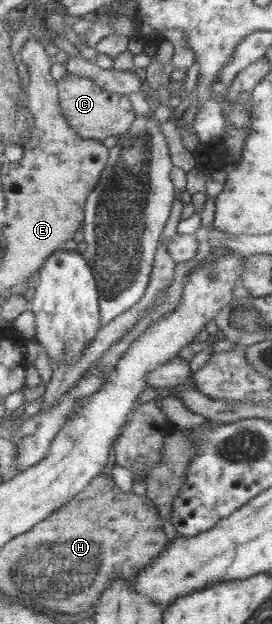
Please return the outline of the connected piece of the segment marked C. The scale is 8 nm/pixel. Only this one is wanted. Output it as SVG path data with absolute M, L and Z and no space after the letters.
M67 74L57 86L60 92L60 105L66 121L80 133L84 139L103 141L110 136L122 135L130 132L132 124L136 122L137 115L134 112L132 102L124 94L114 94L110 90L102 90L100 84L96 84L90 78L82 78L76 74Z

